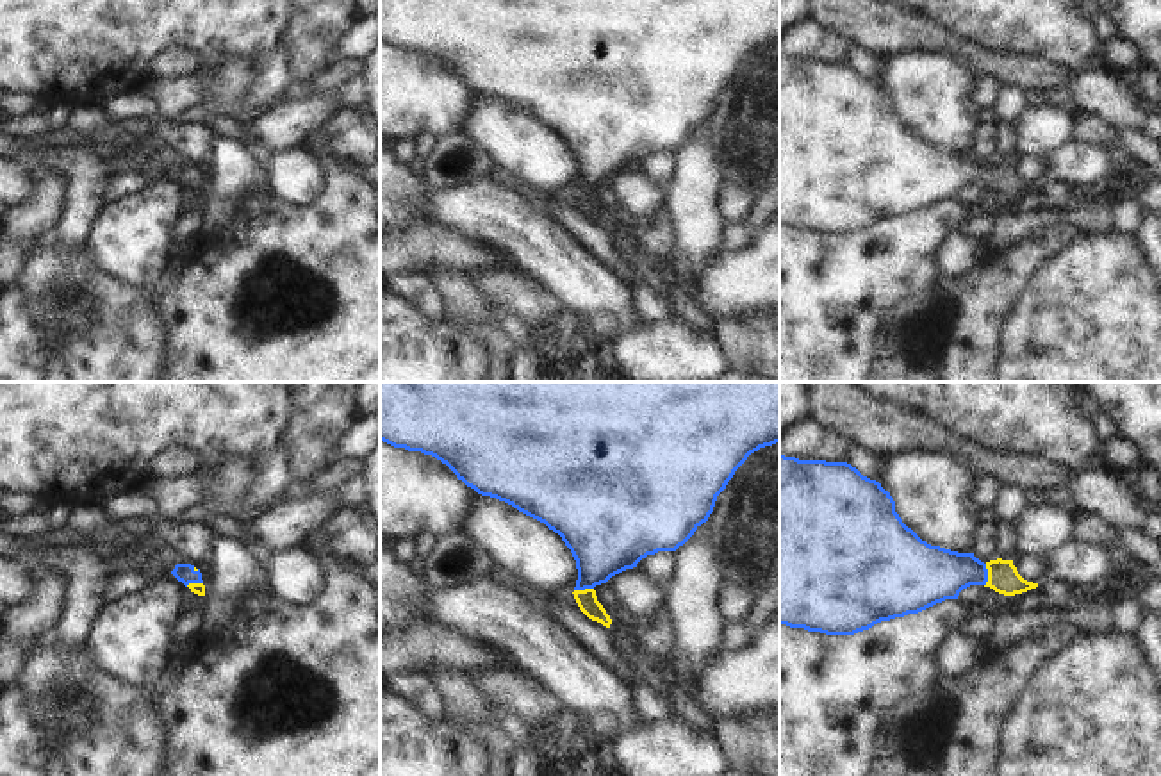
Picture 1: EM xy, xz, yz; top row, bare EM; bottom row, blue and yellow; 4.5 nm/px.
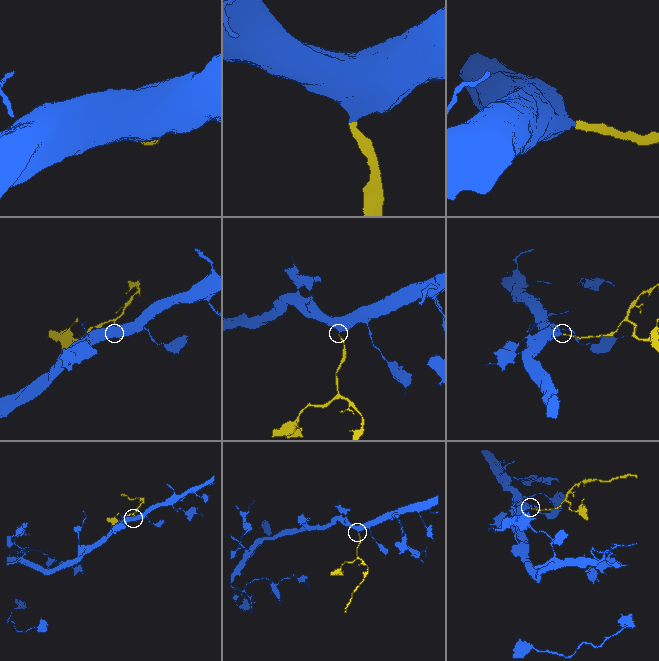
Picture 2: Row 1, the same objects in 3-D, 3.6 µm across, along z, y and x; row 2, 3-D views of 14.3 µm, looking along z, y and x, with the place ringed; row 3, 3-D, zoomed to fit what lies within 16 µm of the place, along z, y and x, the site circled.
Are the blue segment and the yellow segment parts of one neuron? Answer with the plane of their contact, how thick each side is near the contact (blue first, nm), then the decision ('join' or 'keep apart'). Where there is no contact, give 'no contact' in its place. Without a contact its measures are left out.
yz | 260/140 nm | join

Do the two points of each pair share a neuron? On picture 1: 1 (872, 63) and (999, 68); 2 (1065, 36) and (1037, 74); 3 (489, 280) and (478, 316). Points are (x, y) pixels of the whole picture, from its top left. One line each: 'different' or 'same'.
1: different
2: different
3: different

